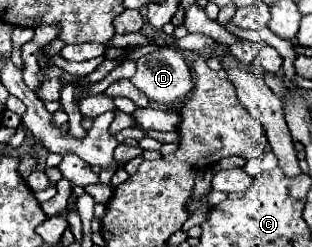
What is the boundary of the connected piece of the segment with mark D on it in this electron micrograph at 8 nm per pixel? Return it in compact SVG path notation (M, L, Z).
M164 47L164 49L152 51L152 53L136 59L136 67L138 69L136 69L136 73L134 73L134 77L130 81L154 103L162 103L166 107L178 105L188 97L188 93L194 87L190 69L188 69L188 65L184 61L184 55L176 47Z

